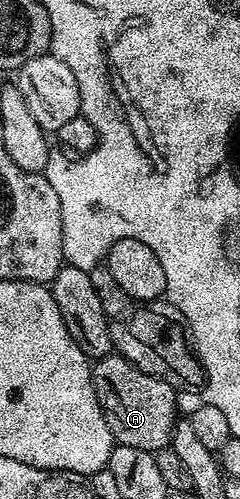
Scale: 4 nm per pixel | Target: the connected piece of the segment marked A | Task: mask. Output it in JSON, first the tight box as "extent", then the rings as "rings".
{"extent":[91,354,177,453],"rings":[[[118,354],[102,356],[100,360],[94,361],[91,381],[115,444],[154,453],[170,445],[171,432],[177,423],[177,392],[169,386],[169,382],[153,374],[145,374],[145,370],[133,366],[124,356]]]}

